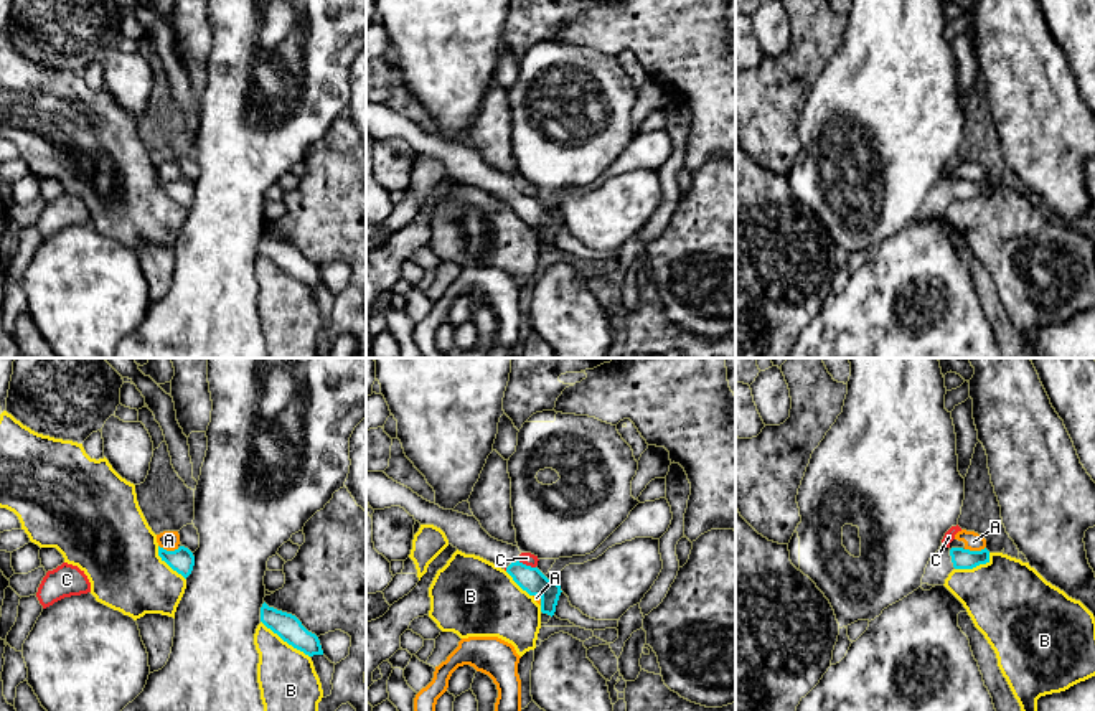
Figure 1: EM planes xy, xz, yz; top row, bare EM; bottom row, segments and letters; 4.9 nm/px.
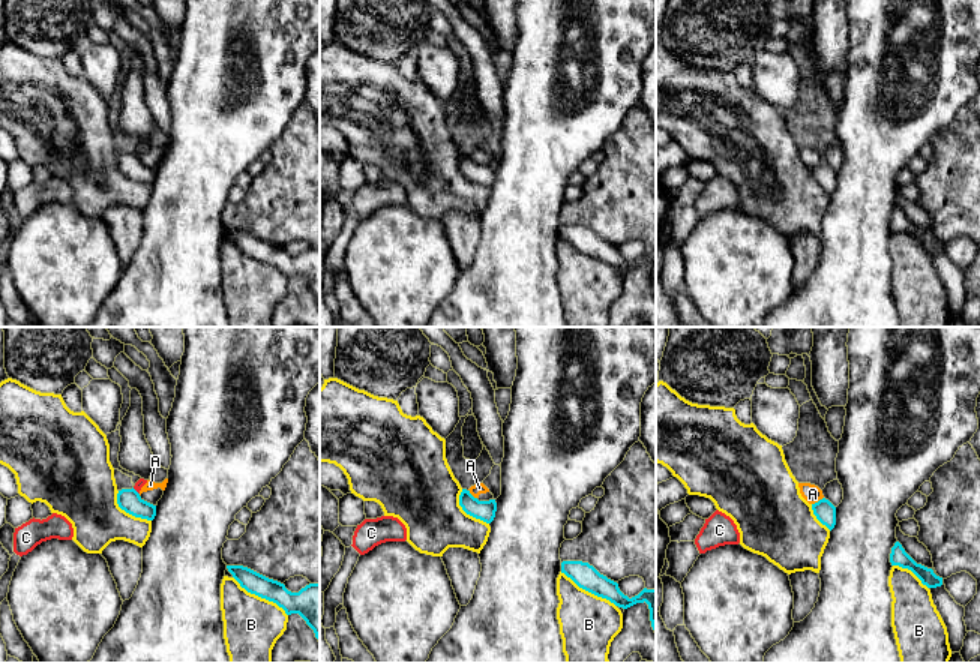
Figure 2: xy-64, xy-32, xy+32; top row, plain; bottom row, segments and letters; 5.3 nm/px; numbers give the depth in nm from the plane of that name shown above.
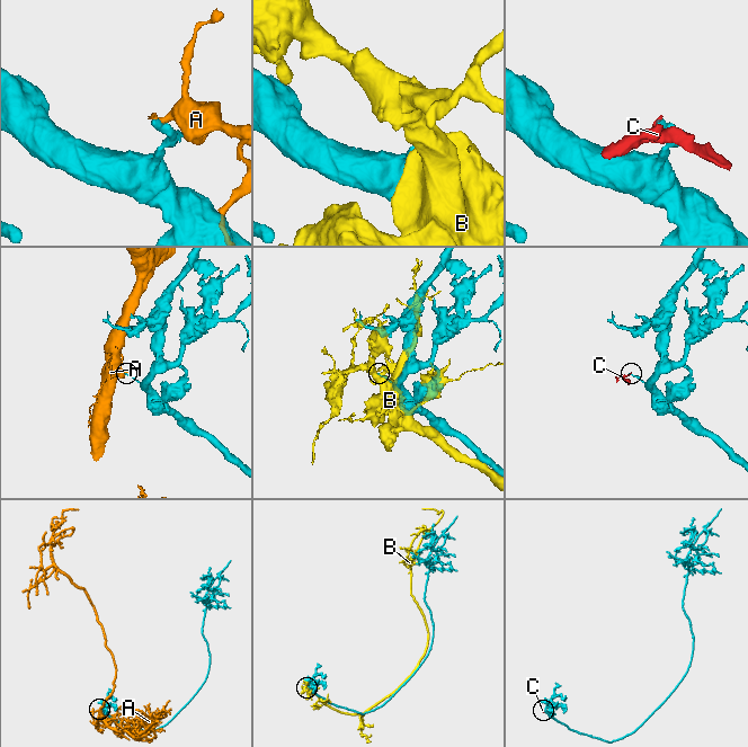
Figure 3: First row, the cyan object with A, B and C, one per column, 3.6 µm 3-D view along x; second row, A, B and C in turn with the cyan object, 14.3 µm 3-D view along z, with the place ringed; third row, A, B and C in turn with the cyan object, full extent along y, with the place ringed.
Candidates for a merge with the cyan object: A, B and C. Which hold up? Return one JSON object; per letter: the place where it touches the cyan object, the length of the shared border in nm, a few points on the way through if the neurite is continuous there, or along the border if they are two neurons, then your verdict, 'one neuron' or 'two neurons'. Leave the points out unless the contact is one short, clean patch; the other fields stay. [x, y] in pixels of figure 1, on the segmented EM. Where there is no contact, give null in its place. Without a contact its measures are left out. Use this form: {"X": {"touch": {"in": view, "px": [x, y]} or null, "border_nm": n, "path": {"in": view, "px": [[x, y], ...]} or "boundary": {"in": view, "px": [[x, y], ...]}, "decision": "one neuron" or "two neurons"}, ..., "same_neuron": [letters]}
{"A": {"touch": {"in": "yz", "px": [975, 551]}, "border_nm": 110, "boundary": {"in": "yz", "px": [[985, 546], [965, 550]]}, "decision": "two neurons"}, "B": {"touch": {"in": "xy", "px": [286, 640]}, "border_nm": 300, "decision": "two neurons"}, "C": {"touch": {"in": "xz", "px": [525, 565]}, "border_nm": 100, "boundary": {"in": "xz", "px": [[518, 560], [535, 568]]}, "decision": "two neurons"}, "same_neuron": []}

